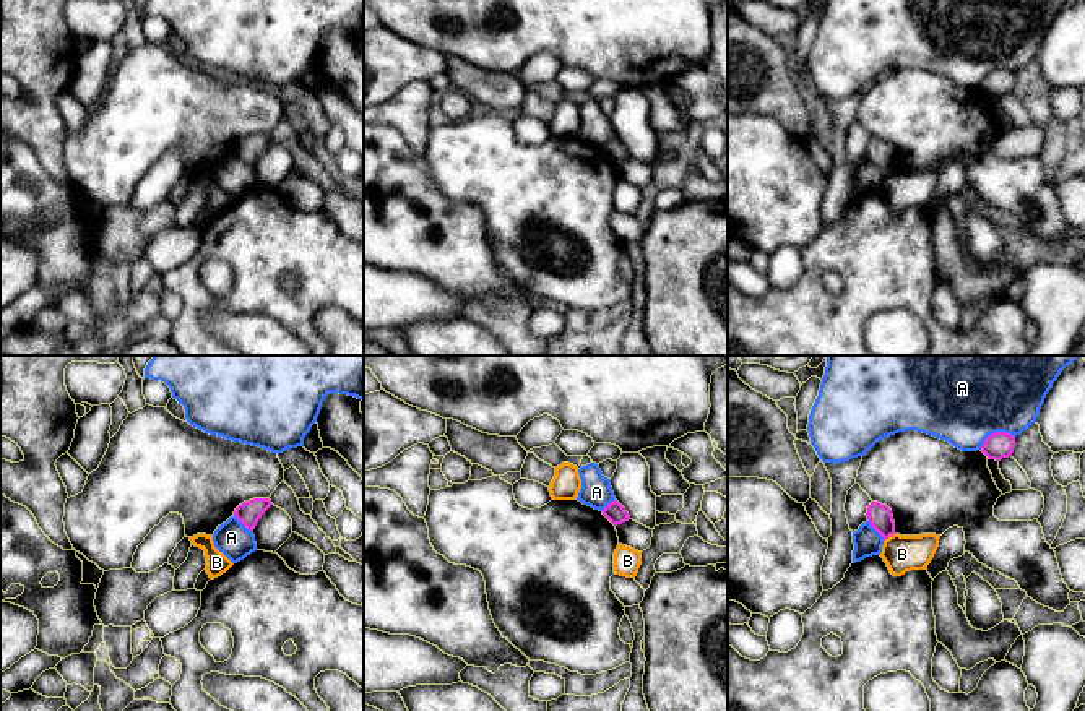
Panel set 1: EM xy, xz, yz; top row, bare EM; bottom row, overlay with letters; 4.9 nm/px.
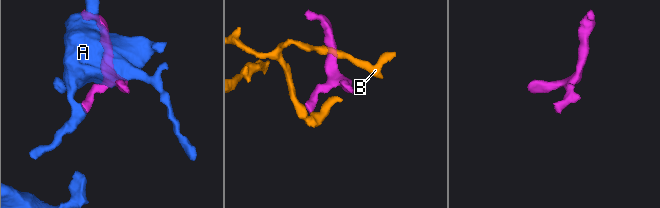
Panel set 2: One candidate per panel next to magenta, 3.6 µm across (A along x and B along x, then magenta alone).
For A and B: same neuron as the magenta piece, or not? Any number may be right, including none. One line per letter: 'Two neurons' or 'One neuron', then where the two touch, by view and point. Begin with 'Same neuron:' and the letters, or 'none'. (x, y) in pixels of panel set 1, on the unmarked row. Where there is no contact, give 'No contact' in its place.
Same neuron: none
A: Two neurons. Touches magenta at yz (996, 68)
B: Two neurons. Touches magenta at yz (889, 172)

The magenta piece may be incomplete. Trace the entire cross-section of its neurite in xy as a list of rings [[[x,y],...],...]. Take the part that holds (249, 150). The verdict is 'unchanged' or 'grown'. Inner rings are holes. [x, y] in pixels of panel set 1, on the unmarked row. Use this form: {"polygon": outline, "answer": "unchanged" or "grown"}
{"polygon": [[[253,135],[239,141],[234,148],[236,154],[250,167],[255,166],[262,151],[271,143],[270,135]]], "answer": "unchanged"}

